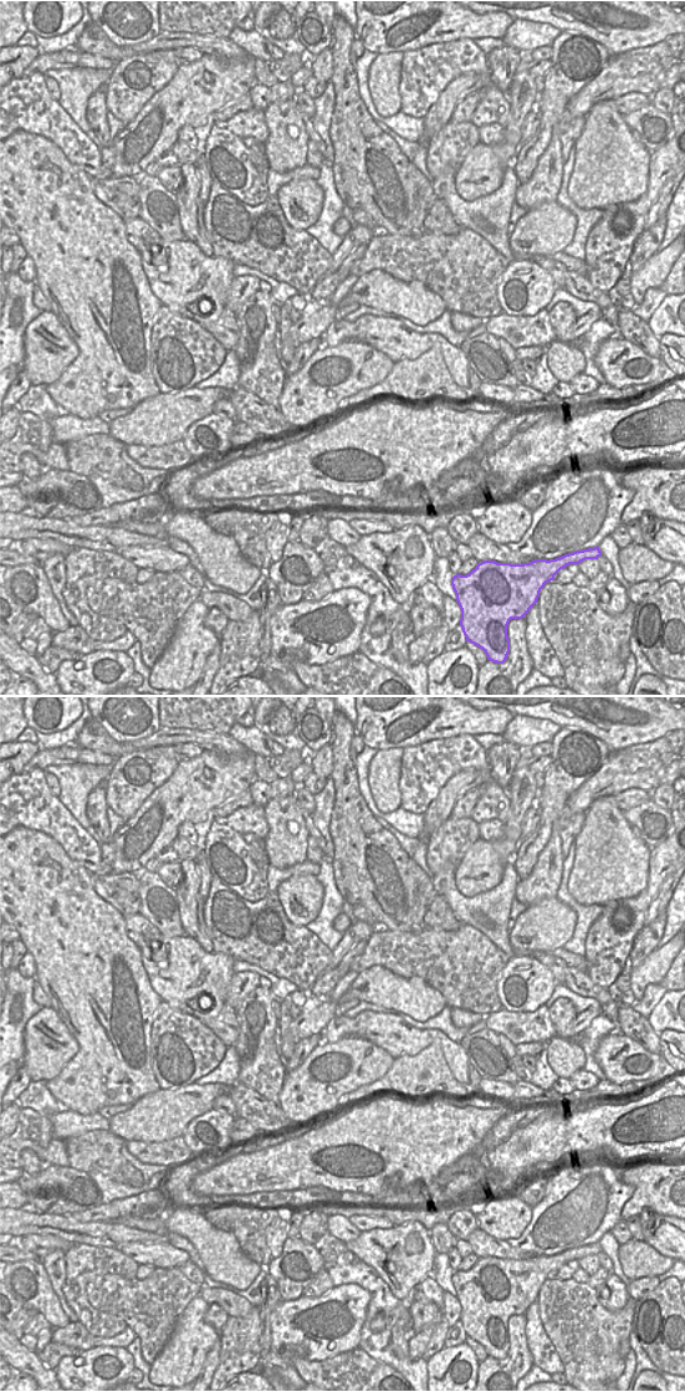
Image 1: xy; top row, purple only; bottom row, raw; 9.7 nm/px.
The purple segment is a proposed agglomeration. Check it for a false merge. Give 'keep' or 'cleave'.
cleave

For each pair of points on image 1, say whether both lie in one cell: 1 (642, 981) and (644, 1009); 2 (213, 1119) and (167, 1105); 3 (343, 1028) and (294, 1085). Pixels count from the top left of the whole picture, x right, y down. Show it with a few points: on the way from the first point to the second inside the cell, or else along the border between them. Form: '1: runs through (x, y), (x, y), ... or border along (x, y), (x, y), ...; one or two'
1: border along (658, 982), (650, 982), (643, 997), (635, 1002); two
2: border along (211, 1108), (195, 1116), (182, 1135); two
3: border along (361, 1037), (342, 1037), (335, 1042), (322, 1043); two

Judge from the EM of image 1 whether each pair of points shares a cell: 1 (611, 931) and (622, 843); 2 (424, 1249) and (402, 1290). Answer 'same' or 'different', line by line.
1: different
2: same

